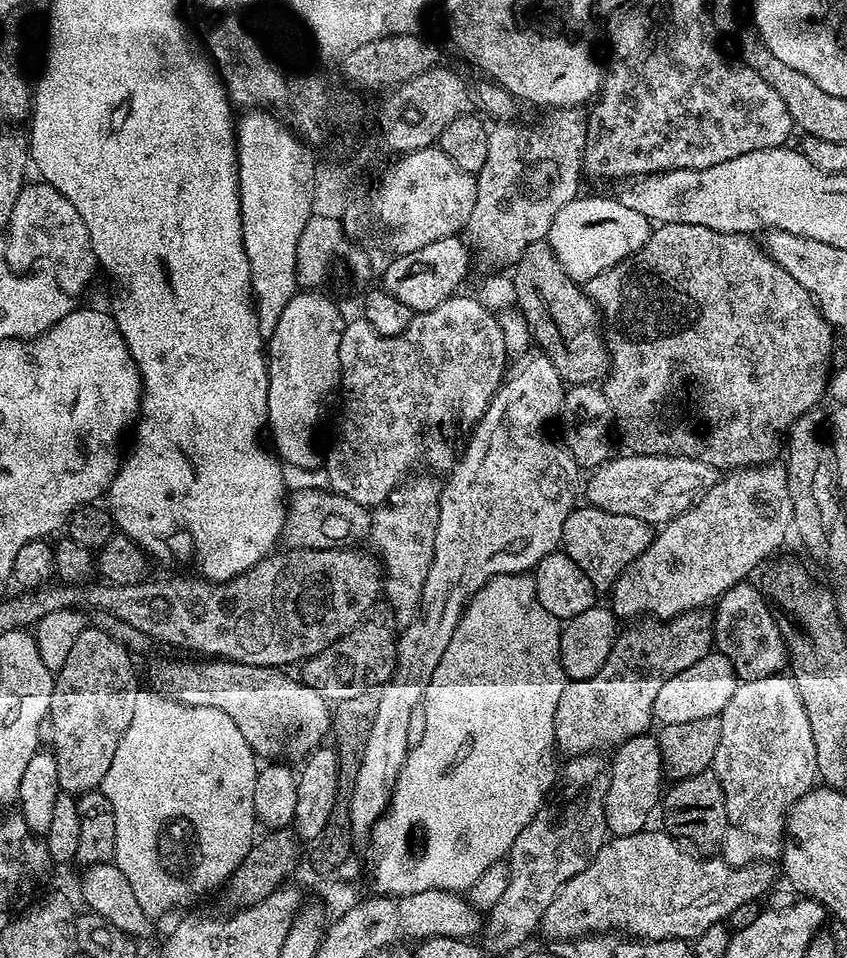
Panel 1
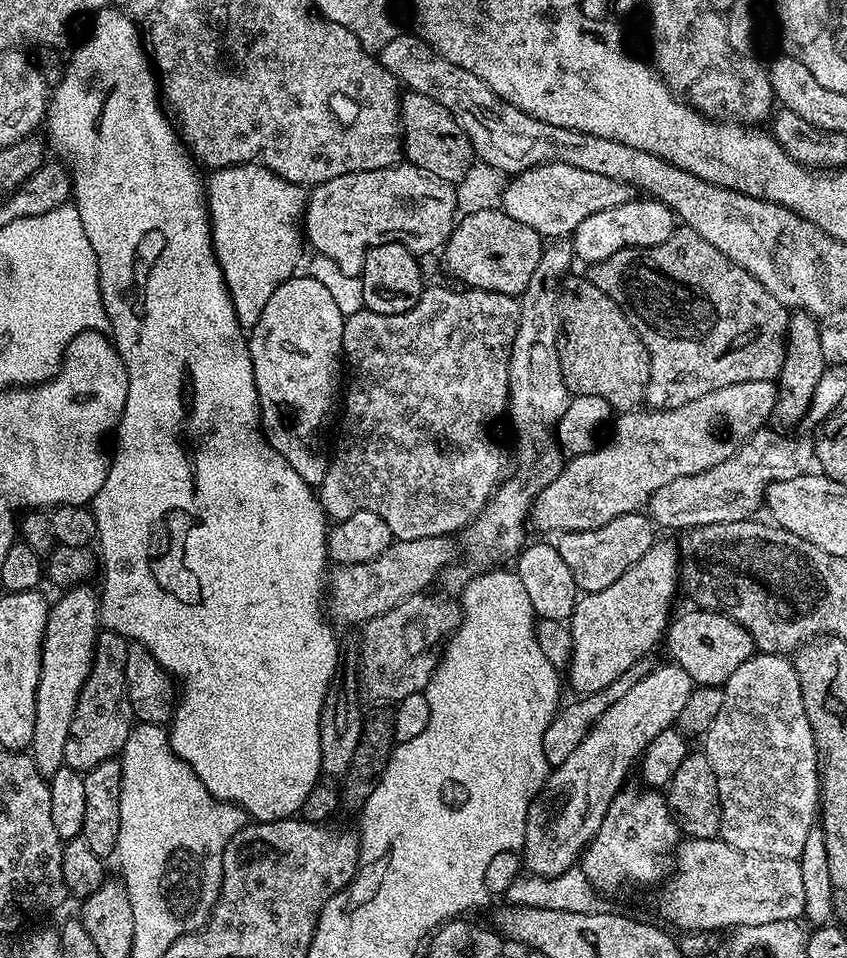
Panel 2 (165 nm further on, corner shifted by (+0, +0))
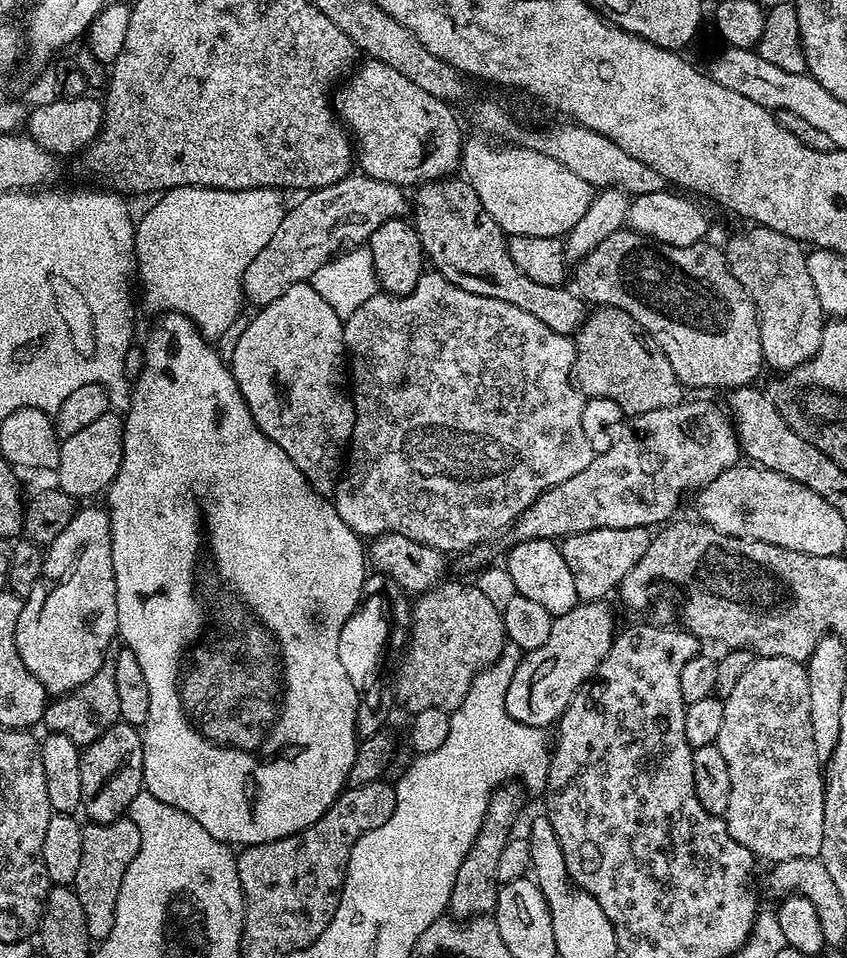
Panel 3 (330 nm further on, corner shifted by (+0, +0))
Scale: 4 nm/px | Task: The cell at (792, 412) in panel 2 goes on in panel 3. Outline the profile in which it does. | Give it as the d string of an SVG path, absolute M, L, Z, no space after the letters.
M748 226L745 232L729 238L723 254L734 278L756 304L764 364L783 374L814 358L822 342L826 313L818 302L814 278L810 278L805 245L785 232Z

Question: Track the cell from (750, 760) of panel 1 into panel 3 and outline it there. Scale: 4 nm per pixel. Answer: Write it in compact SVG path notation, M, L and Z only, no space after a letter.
M781 656L753 659L738 682L734 682L734 690L726 693L722 730L718 730L715 744L730 766L730 806L726 817L730 835L742 842L753 857L761 856L767 862L819 857L824 825L824 773L810 726L807 667L799 660Z

